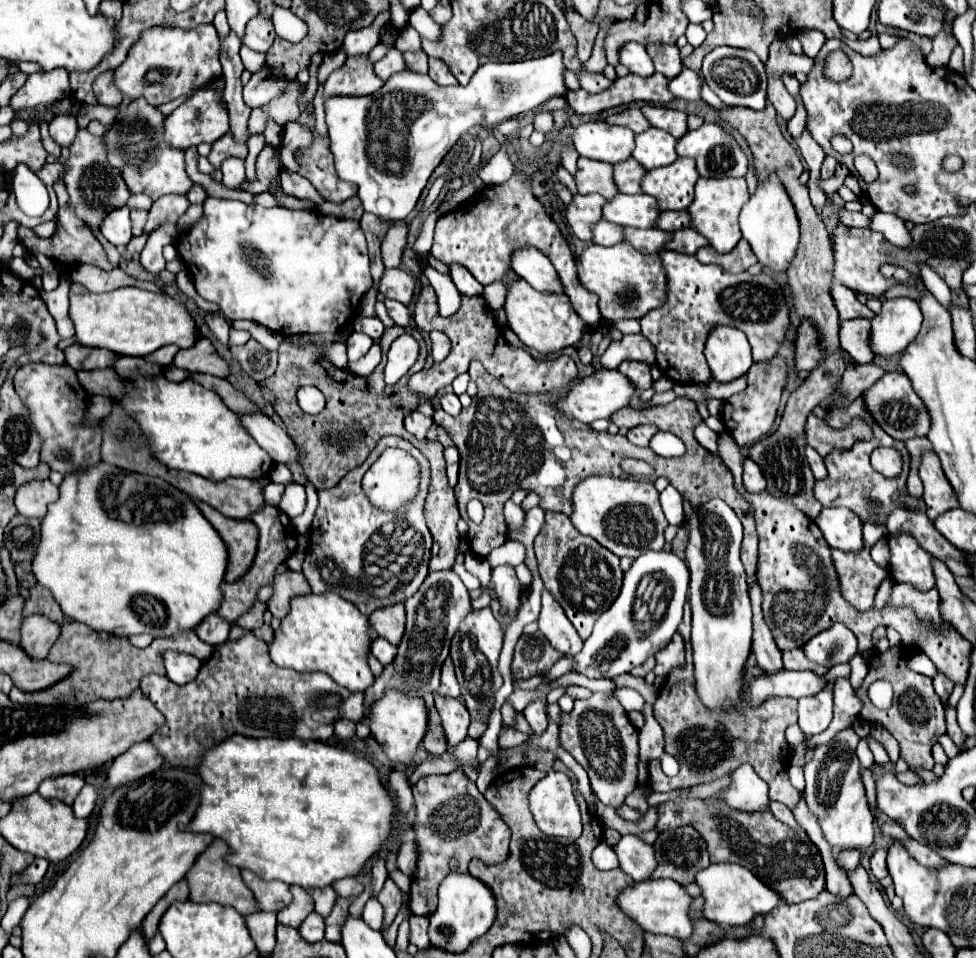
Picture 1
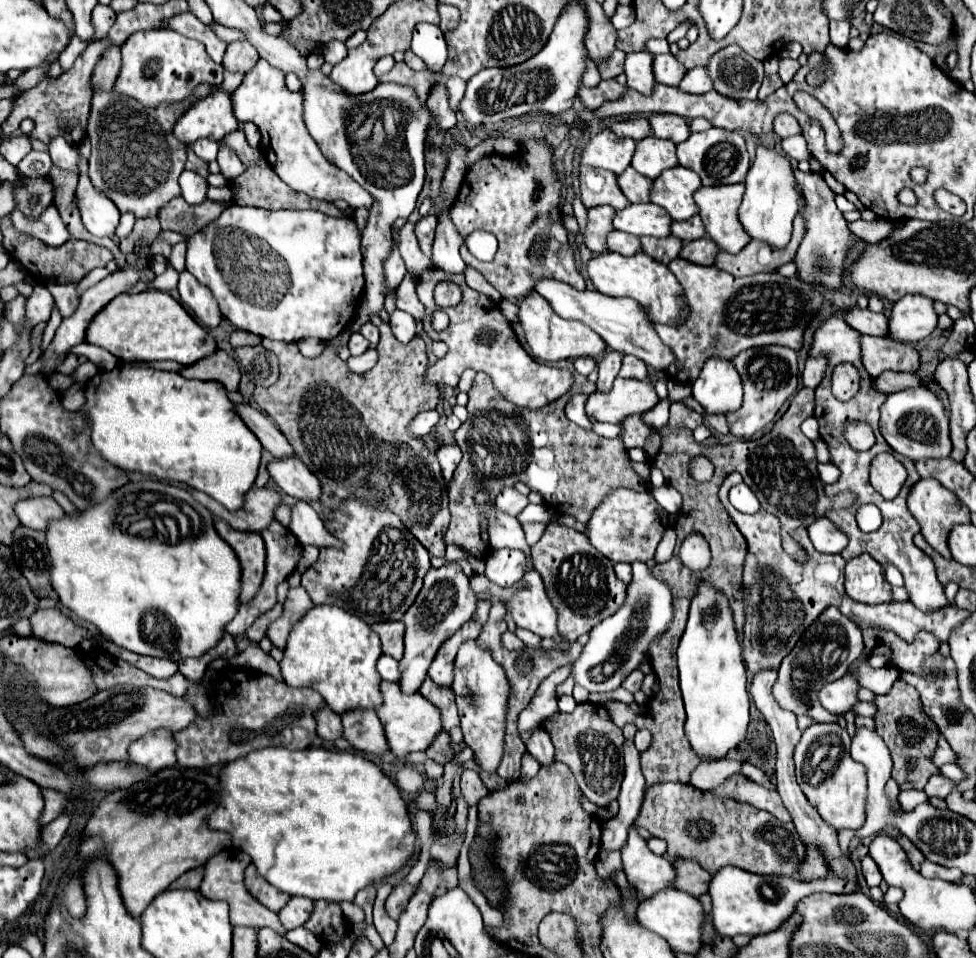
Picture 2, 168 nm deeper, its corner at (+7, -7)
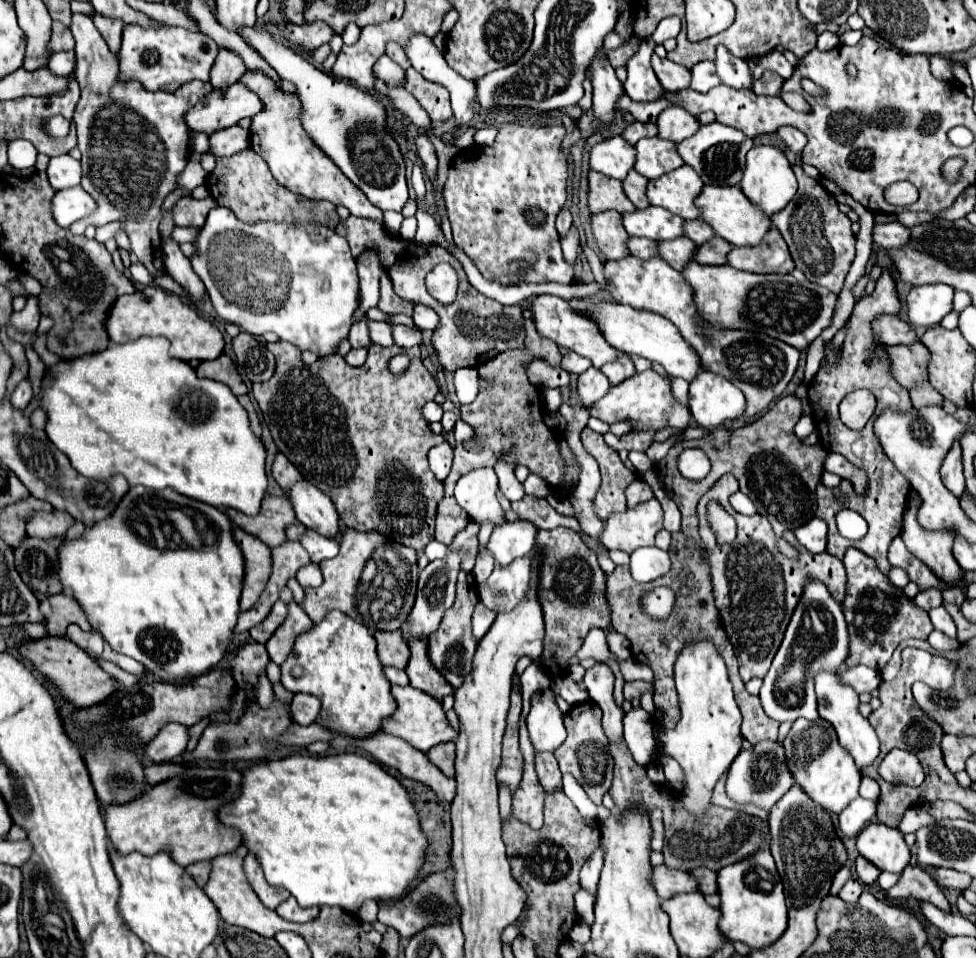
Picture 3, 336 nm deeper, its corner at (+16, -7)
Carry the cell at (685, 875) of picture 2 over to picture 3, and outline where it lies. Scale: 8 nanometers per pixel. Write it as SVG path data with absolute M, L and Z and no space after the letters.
M700 866L696 870L692 870L692 874L696 876L698 884L700 884L700 892L702 894L716 894L718 892L718 882L716 882L716 872Z

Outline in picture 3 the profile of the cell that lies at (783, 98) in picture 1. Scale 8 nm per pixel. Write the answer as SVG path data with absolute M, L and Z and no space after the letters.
M788 126L788 128L780 128L778 134L780 134L782 140L786 142L786 146L788 146L792 152L796 152L796 154L800 154L800 152L804 150L806 142L808 142L808 138L806 138L798 128L792 128L792 126Z

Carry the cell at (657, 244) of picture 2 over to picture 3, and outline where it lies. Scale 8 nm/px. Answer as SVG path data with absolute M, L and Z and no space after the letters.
M682 236L680 240L668 240L668 242L664 240L664 242L658 244L660 258L666 260L676 270L684 270L686 264L692 262L692 256L694 256L696 248L698 246L686 236Z

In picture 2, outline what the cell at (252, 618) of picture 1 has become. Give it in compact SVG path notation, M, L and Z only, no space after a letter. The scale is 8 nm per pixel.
M275 604L269 612L265 612L265 614L261 614L253 624L251 624L251 628L245 632L247 634L247 638L251 640L251 642L259 642L263 636L265 636L265 628L273 622L273 620L277 620L277 616L281 616L281 604Z

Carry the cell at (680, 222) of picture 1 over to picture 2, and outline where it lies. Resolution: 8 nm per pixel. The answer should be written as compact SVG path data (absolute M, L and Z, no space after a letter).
M693 216L691 220L685 220L685 222L673 222L671 234L675 238L681 238L683 242L689 242L689 240L697 240L697 238L705 236L705 228L703 228L701 218Z

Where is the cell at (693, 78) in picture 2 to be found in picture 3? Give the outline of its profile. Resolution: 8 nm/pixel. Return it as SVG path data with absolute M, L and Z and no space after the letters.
M700 62L692 68L692 84L690 88L696 92L708 92L710 88L718 86L720 78L716 74L716 66L712 62Z

